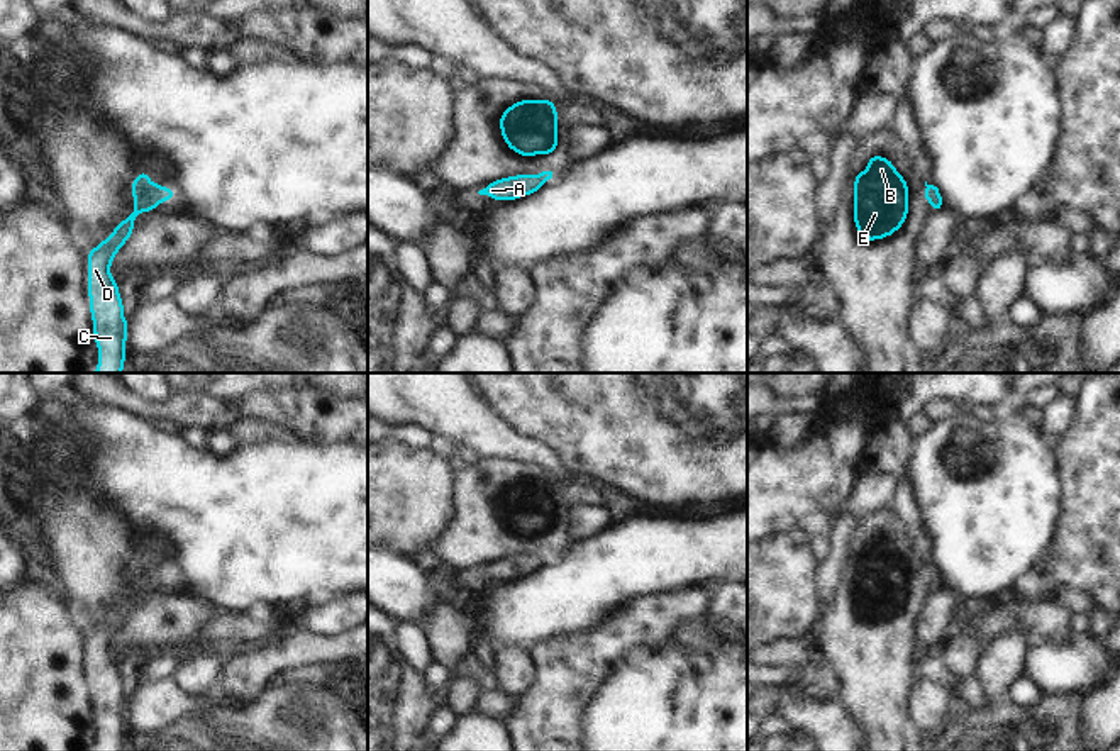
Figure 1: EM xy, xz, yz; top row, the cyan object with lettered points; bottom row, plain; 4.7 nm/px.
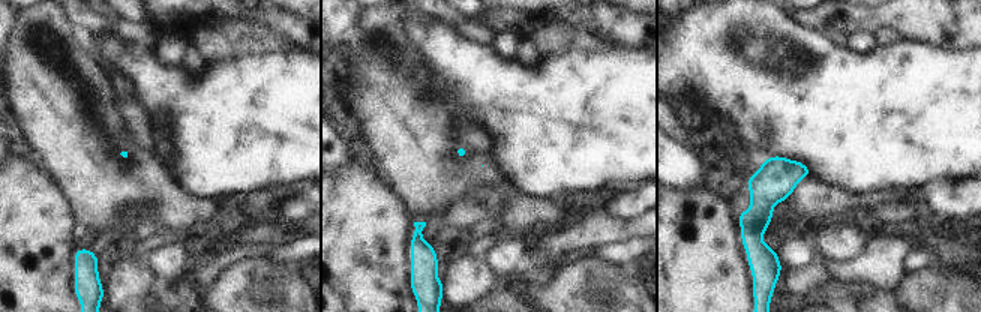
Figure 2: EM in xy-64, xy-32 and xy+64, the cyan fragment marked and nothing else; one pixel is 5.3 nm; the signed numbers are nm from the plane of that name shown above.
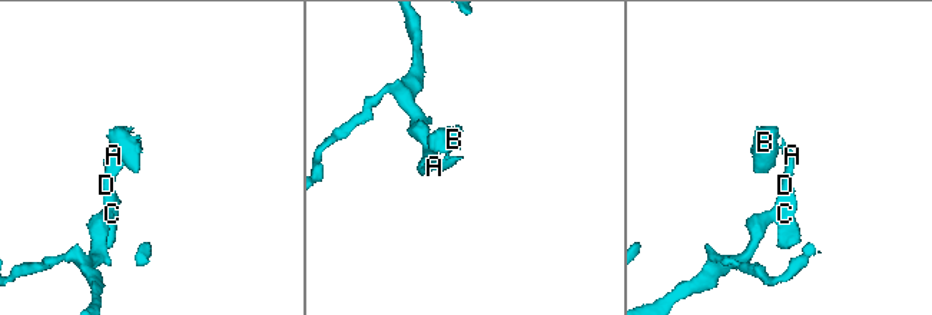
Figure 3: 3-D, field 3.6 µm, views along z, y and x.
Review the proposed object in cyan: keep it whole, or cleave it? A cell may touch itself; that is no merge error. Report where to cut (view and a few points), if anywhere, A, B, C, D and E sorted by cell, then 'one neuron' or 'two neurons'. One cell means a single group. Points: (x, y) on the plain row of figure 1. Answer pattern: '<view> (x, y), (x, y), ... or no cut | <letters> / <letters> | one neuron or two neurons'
xy (161, 567), (158, 570), (160, 580) | A C D / B E | two neurons

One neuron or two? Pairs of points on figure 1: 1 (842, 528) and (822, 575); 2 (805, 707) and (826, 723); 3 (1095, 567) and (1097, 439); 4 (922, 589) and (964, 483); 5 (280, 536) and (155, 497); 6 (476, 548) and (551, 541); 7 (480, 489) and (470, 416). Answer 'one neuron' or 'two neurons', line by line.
1: one neuron
2: one neuron
3: one neuron
4: two neurons
5: one neuron
6: one neuron
7: two neurons

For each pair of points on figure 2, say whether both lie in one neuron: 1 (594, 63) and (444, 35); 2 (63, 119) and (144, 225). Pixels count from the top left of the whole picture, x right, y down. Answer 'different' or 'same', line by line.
1: same
2: same

